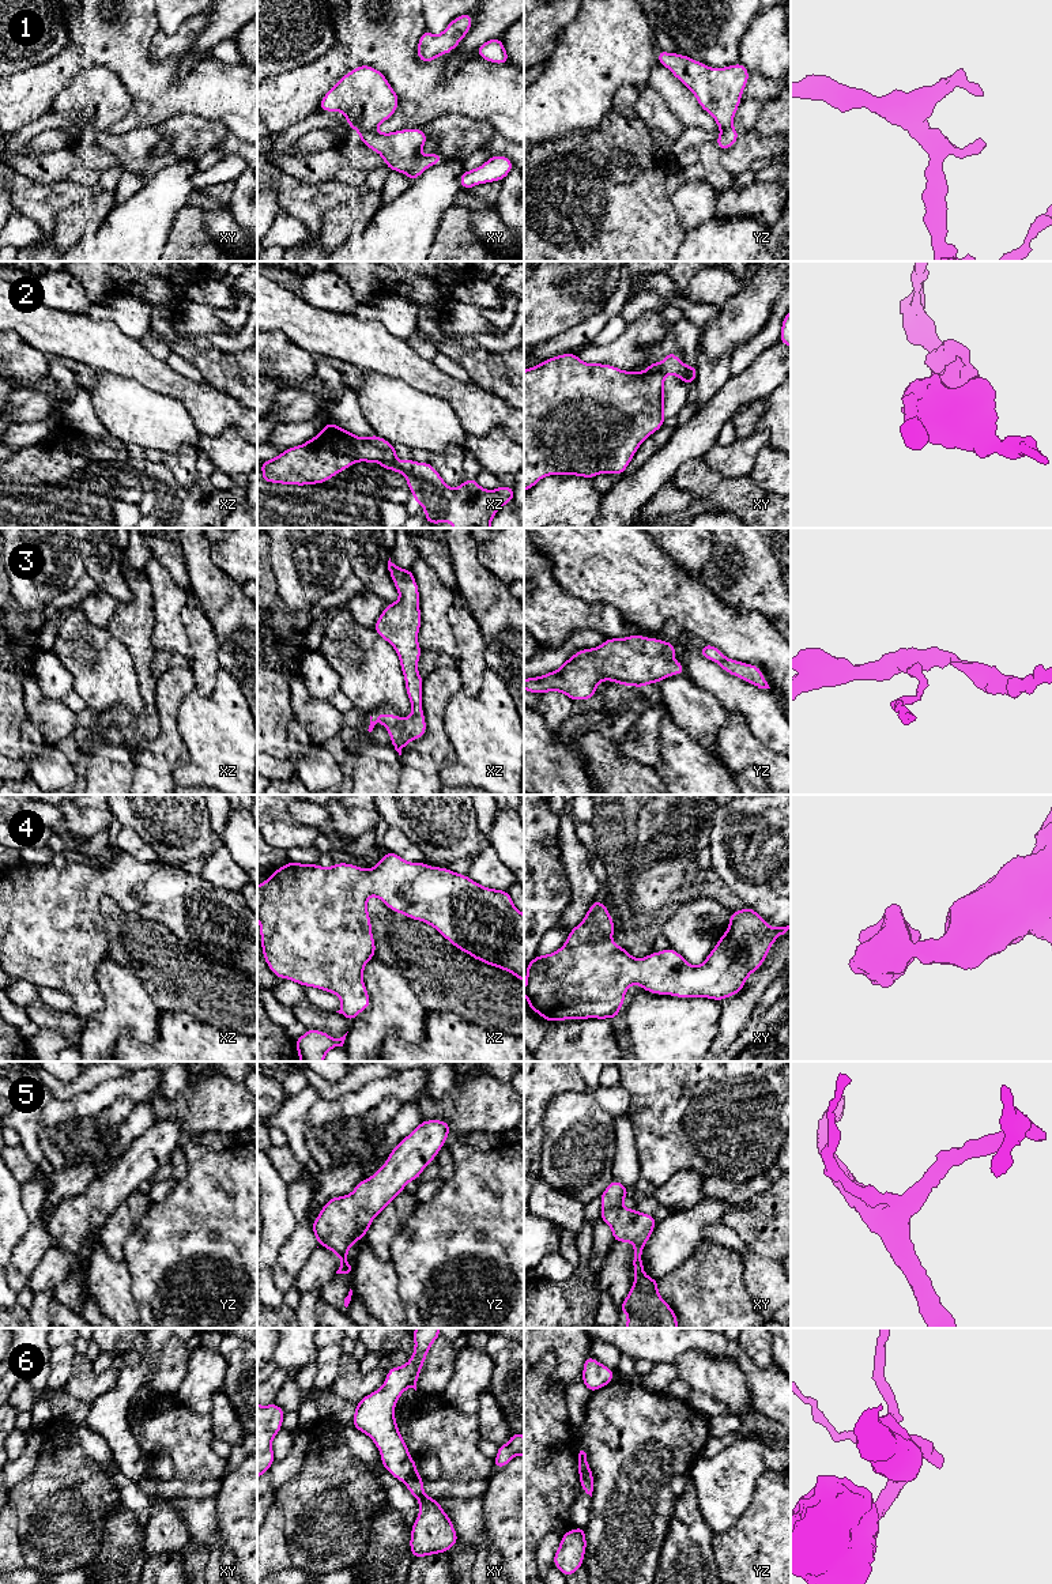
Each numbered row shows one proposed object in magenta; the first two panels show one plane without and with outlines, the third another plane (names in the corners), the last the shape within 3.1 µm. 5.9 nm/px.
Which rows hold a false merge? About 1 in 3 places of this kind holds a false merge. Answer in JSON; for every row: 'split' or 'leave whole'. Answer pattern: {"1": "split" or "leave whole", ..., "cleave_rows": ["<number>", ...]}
{"1": "split", "2": "split", "3": "leave whole", "4": "leave whole", "5": "leave whole", "6": "split", "cleave_rows": ["1", "2", "6"]}

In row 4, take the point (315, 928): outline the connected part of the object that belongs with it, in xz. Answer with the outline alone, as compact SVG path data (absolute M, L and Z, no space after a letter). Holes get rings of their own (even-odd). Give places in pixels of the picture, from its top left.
M388 852L370 870L355 864L335 863L324 868L320 864L289 861L257 886L257 920L263 958L278 978L295 981L302 987L314 987L340 997L339 1014L350 1023L370 1007L363 983L365 965L376 957L372 921L367 913L367 898L380 898L391 910L435 928L456 948L470 954L489 966L510 972L524 983L524 914L513 905L508 890L487 889L463 874L426 863L407 863L393 852Z

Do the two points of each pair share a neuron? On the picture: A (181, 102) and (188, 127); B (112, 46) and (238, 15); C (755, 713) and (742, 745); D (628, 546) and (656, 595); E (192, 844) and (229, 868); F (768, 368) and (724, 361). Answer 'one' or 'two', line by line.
A: two
B: two
C: two
D: one
E: two
F: two

